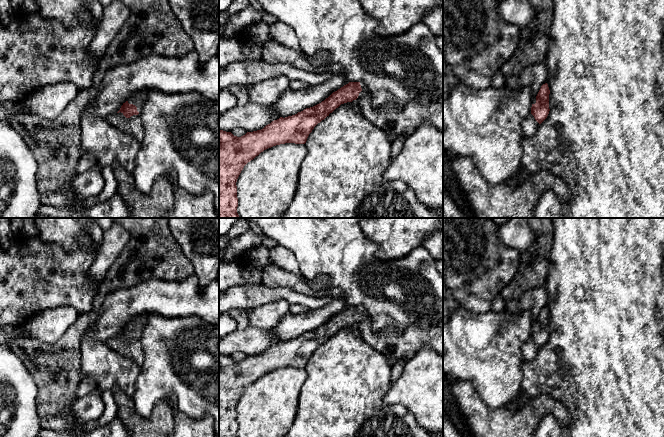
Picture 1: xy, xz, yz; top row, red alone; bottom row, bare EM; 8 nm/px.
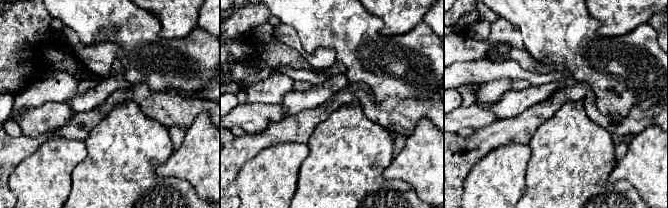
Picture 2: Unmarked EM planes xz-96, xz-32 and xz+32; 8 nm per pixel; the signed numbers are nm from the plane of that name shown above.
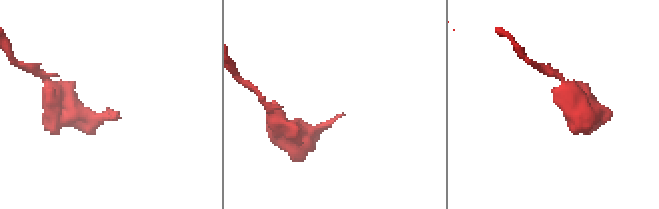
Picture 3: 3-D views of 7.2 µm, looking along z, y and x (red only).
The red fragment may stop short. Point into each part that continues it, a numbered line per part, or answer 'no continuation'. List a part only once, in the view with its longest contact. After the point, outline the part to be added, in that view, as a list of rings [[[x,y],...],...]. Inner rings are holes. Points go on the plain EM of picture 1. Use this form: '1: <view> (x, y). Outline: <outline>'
1: xz (404, 345). Outline: [[[360,306],[362,315],[357,327],[366,344],[384,354],[388,359],[411,359],[423,346],[429,346],[443,356],[443,326],[441,324],[420,328],[413,324],[401,332],[386,327],[381,332],[374,332],[372,320],[365,307]]]

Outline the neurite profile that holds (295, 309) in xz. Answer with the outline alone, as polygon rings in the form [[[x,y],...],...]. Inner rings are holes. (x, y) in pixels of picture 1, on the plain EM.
[[[290,304],[290,314],[297,315],[308,312],[309,309],[299,304]]]

